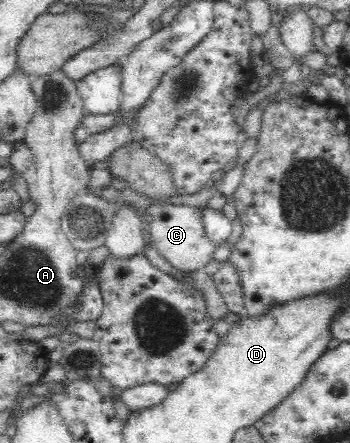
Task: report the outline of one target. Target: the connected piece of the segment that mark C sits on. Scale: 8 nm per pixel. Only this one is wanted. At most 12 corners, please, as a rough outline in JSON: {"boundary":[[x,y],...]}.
{"boundary":[[204,202],[148,211],[156,250],[179,271],[204,269],[217,247]]}

